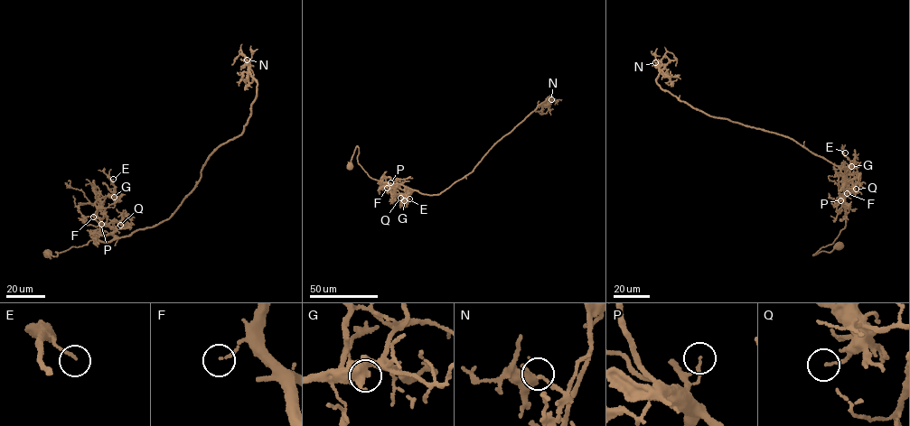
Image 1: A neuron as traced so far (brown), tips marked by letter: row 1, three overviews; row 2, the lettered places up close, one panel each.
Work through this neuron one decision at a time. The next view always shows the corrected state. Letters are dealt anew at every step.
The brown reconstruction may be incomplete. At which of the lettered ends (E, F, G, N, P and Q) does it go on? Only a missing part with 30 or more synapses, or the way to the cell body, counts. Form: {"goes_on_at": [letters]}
{"goes_on_at": ["F"]}

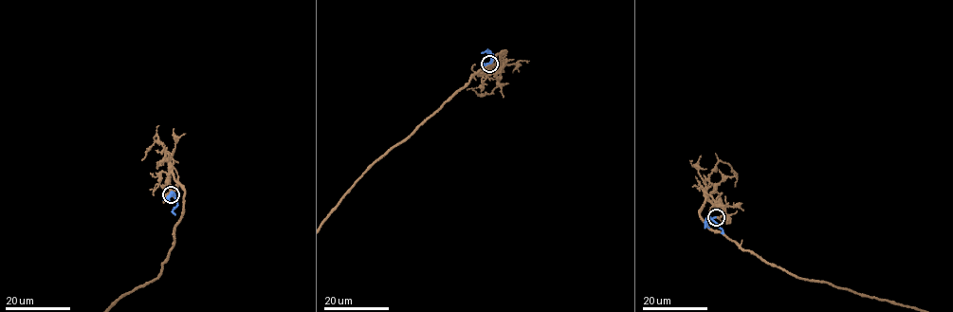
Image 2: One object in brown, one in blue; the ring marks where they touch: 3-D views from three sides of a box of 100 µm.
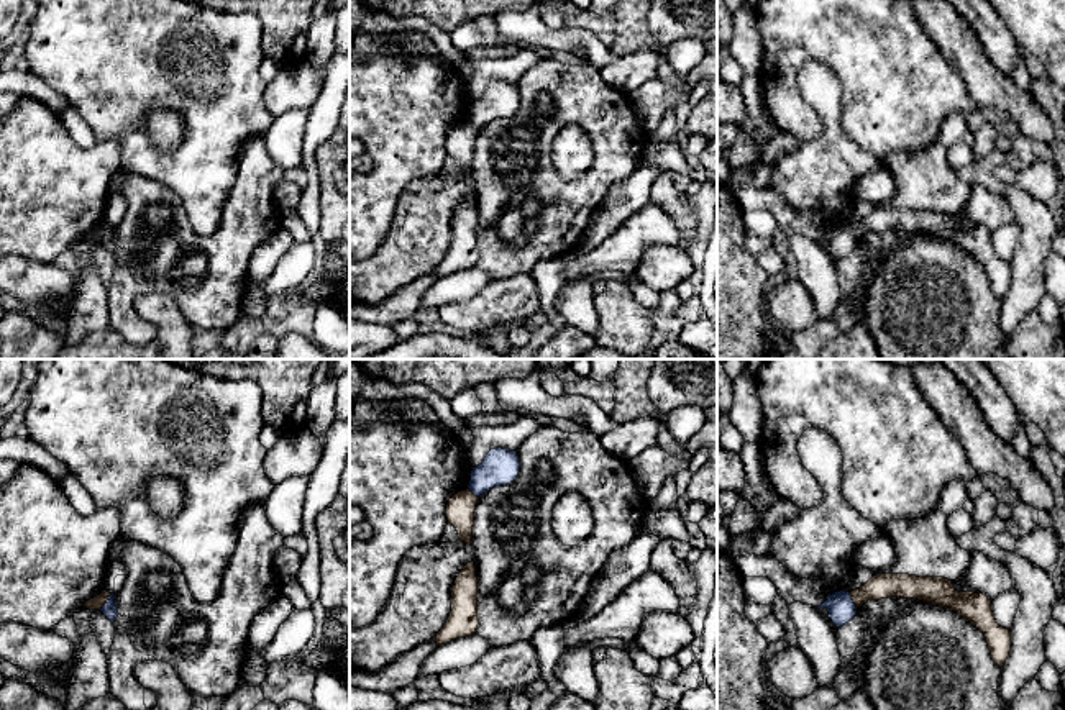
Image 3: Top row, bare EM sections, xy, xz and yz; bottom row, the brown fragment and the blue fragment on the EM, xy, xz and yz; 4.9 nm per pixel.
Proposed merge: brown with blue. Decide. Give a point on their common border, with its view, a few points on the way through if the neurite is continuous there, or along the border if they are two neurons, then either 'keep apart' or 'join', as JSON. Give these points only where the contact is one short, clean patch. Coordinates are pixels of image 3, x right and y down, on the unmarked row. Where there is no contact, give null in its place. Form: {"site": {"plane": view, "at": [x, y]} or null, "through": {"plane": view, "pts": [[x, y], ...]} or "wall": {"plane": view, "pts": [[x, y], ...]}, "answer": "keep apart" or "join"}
{"site": {"plane": "xy", "at": [105, 235]}, "wall": {"plane": "xy", "pts": [[112, 227], [99, 241]]}, "answer": "keep apart"}

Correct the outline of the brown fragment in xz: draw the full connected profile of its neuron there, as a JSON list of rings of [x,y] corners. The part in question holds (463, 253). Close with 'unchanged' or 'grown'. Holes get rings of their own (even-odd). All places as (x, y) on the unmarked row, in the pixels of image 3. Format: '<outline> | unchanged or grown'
[[[468,195],[455,213],[451,244],[435,269],[437,279],[474,267],[478,257],[478,208],[474,195]]] | unchanged

